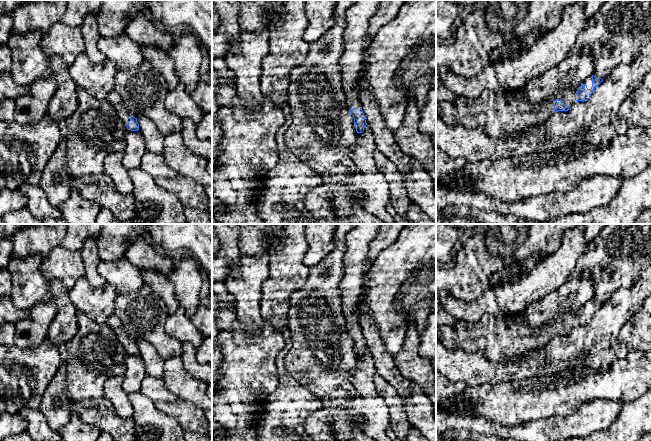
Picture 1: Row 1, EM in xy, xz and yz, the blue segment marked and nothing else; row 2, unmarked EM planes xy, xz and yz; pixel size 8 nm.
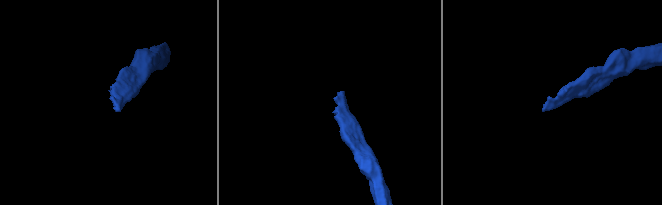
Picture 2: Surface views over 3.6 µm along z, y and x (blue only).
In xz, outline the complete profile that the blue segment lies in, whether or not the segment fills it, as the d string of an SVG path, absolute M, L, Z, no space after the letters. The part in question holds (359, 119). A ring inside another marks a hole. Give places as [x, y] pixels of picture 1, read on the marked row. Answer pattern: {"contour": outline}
{"contour": "M355 0L346 11L344 48L339 59L339 66L347 108L354 118L357 133L362 133L367 125L358 88L361 64L370 40L369 22L377 12L379 3L380 0Z"}

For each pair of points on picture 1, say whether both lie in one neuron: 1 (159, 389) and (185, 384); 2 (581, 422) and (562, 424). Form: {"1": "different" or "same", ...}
{"1": "different", "2": "same"}

